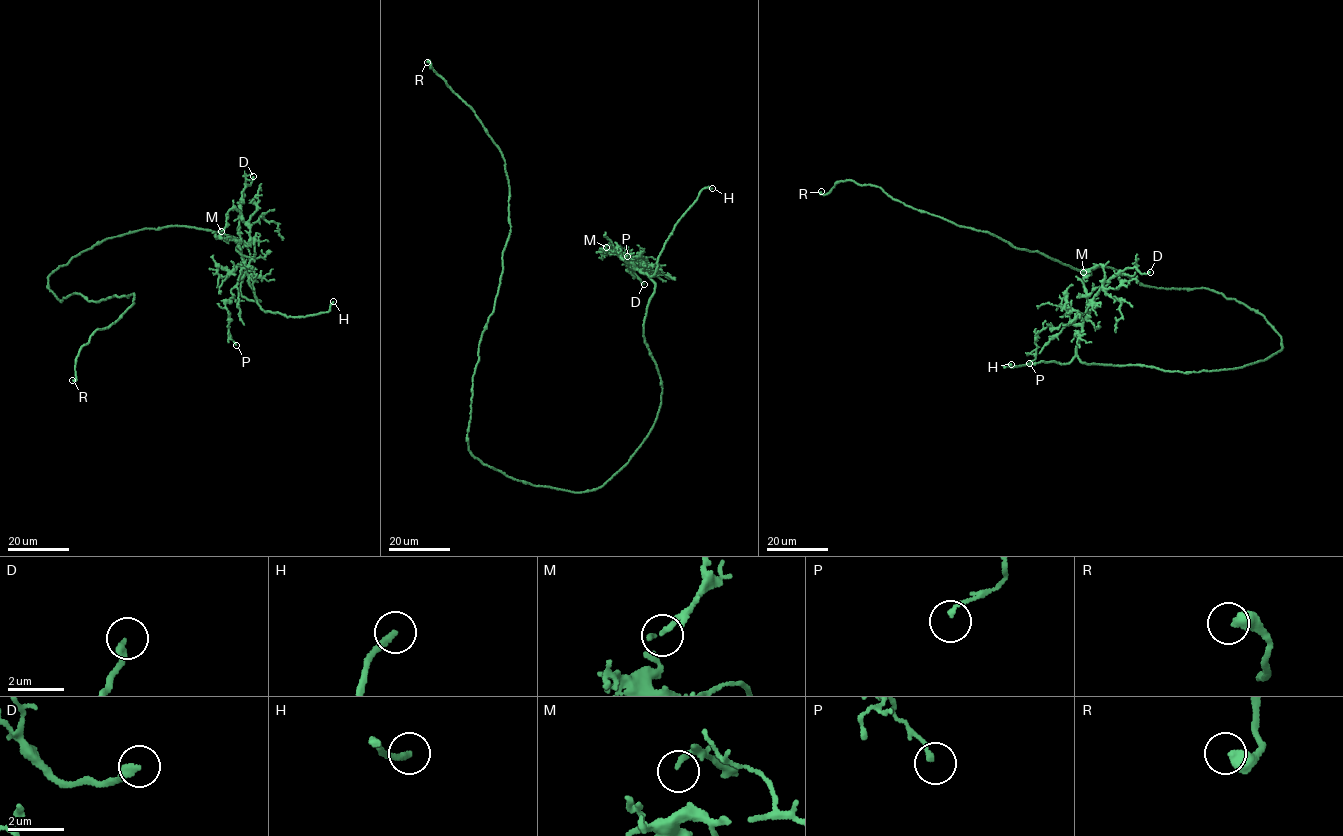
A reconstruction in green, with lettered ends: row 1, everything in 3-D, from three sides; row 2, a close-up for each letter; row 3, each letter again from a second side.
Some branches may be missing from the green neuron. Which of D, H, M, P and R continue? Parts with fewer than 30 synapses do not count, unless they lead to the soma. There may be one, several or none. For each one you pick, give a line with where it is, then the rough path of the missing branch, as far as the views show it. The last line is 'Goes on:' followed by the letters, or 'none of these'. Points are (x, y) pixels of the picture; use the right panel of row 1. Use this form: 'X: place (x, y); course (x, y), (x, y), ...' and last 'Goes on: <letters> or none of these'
H: place (1011, 364); course (1011, 364), (1002, 354), (996, 302), (1000, 290)
Goes on: H

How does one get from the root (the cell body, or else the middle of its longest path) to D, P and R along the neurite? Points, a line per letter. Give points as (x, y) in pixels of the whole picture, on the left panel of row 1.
D: (78, 255), (143, 229), (222, 232), (247, 246), (239, 290), (260, 301), (236, 249), (241, 194), (253, 176)
P: (78, 255), (176, 225), (241, 240), (251, 256), (241, 296), (260, 301), (245, 274), (225, 305), (236, 345)
R: (78, 255), (48, 278), (59, 300), (74, 293), (97, 302), (133, 294), (134, 304), (81, 347), (72, 380)

